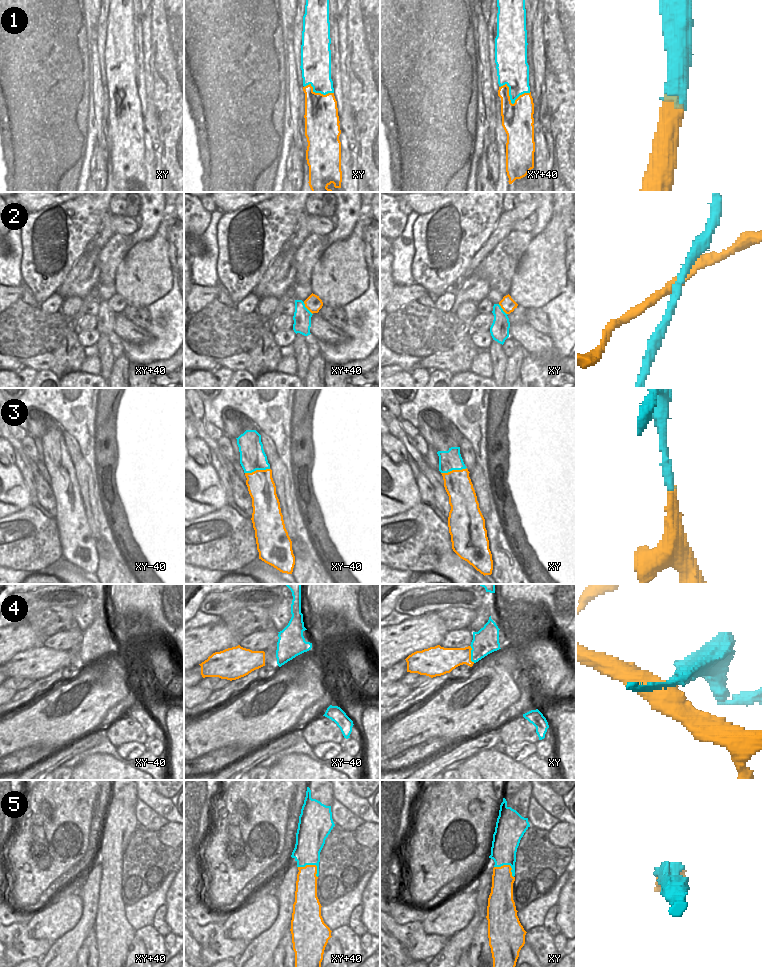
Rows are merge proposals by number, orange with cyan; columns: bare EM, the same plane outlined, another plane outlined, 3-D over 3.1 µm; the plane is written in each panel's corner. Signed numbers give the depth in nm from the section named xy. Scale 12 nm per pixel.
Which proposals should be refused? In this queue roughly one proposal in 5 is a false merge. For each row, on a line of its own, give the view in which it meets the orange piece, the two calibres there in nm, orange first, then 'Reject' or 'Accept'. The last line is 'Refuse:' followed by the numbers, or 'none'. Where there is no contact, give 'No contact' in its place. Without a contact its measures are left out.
1: Touches orange in xy+40. Thickness 380 nm (orange) against 260 nm. Accept
2: Touches orange in xy+40. Thickness 200 nm (orange) against 220 nm. Reject
3: Touches orange in xy. Thickness 320 nm (orange) against 240 nm. Accept
4: Touches orange in xy. Thickness 260 nm (orange) against 300 nm. Reject
5: Touches orange in xy+40. Thickness 260 nm (orange) against 320 nm. Accept
Refuse: 2, 4

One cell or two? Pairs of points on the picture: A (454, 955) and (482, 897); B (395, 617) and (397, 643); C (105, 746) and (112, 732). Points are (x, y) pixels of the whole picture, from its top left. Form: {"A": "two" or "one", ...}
{"A": "one", "B": "two", "C": "two"}

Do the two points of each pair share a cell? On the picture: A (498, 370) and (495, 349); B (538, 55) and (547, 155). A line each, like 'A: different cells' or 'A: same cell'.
A: same cell
B: same cell

